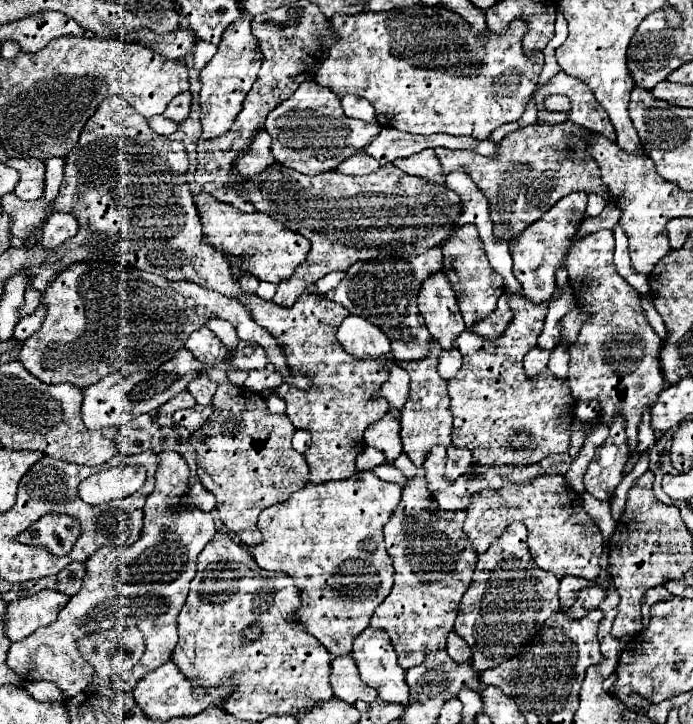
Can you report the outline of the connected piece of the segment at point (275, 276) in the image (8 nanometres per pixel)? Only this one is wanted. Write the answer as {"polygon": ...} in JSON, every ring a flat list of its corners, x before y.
{"polygon":[[200,191,194,197,194,203,200,213,206,241,224,255,248,255,250,259,244,261,244,269,252,271,252,275,256,273,260,281,270,281,274,285,280,281,286,281,306,261,306,255,310,251,310,241,304,235,282,227,278,221,274,221,266,213,258,213,258,211,250,215,240,213,232,205,220,203,206,191]]}

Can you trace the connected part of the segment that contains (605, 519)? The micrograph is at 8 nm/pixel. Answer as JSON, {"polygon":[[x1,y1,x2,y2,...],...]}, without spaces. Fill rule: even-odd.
{"polygon":[[586,491,580,497,582,497,582,507,592,517,592,521,598,525,604,541,610,541,610,537,614,535,614,529,616,529,616,521,610,515,610,501,598,501]]}

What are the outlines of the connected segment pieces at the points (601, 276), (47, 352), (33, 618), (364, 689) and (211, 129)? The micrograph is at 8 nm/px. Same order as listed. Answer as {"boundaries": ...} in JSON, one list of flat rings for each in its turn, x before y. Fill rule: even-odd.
{"boundaries":[[[608,229,576,239,568,251,566,269,574,289,574,299,582,311,596,313,592,321,582,325,576,343,568,349,568,383,574,399,600,401,602,423,610,425,614,423,616,415,622,415,626,421,628,449,630,455,634,455,638,447,638,425,642,421,642,413,646,407,654,405,660,391,664,391,664,377,658,363,662,341,644,315,640,295,616,273,612,253,614,233],[600,309,606,309,608,313,602,317]],[[78,261,66,267,64,271,54,277,46,291,42,293,42,307,46,307,46,317,42,321,42,327,24,341,20,349,20,361,22,365,40,381,56,385,56,383,72,383,80,389,86,389,88,385,96,383,104,375,118,369,120,363,166,363,176,355,178,349,184,347,190,333,204,327,210,315,230,321,240,339,252,341,260,347,266,347,268,361,278,369,278,373,284,377,284,383,294,383,294,387,310,387,310,375,294,375,286,363,286,351,274,343,274,337,268,331,262,331,258,323,254,323,254,317,238,303,236,299,226,299,224,295,218,295,216,291,206,291,204,287,198,287,194,283,186,281,166,281,160,275,140,271,130,265,120,263,106,263,106,261]],[[40,591,10,603,6,607,6,637,10,641,20,641,36,629,54,623,68,599,70,597,60,591]],[[342,655,332,659,330,663,330,685,334,689,334,697,346,701,346,703,356,703,358,699,362,701,374,701,378,693,368,687,366,683,360,681,358,667,350,655]],[[242,15,230,27,224,31,222,41,218,45,218,53,212,57,212,61,204,67,200,73,200,123,202,123,202,135,200,139,216,139,218,135,224,135,234,125,234,119,238,111,242,111,242,101,246,93,252,89,256,75,260,71,262,53,258,47,258,39,250,31,250,15]]]}

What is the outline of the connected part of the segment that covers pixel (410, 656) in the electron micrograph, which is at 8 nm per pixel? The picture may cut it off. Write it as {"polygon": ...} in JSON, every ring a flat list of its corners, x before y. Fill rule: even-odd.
{"polygon":[[406,653,406,655,398,655,398,663,404,667,404,669,410,669,414,665,418,665,426,655,424,653]]}

